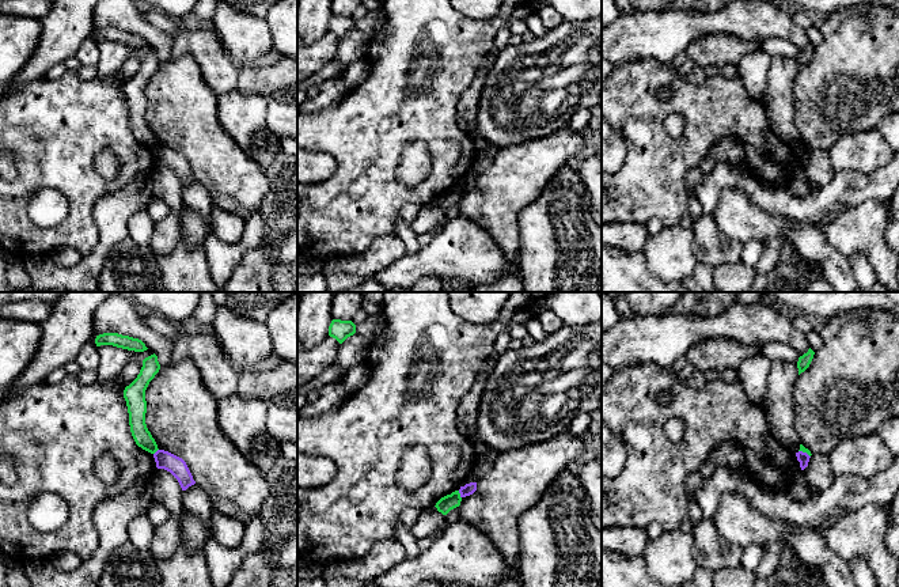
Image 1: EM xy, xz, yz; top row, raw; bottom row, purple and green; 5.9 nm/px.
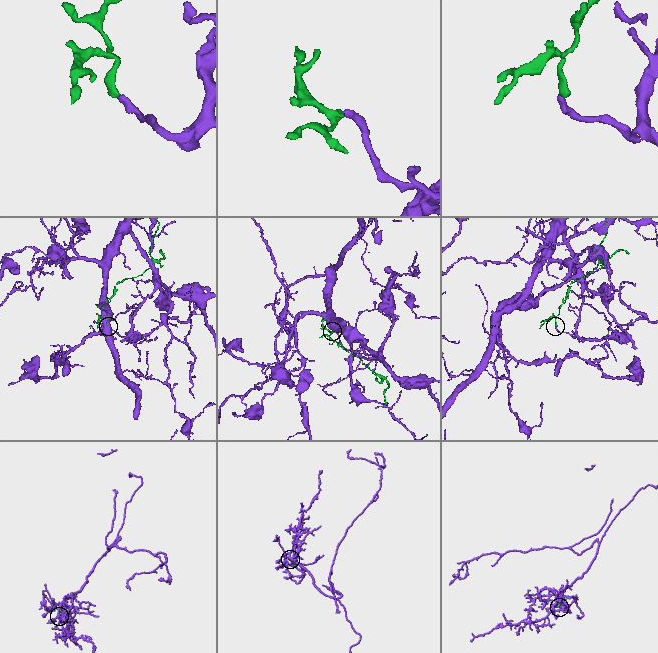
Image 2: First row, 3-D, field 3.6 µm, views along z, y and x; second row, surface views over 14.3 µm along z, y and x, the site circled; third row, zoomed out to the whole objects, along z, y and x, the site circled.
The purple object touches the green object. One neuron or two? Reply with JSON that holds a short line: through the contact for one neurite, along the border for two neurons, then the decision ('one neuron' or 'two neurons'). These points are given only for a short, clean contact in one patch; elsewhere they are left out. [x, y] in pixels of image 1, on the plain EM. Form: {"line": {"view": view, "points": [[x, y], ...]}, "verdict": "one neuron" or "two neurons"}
{"line": {"view": "xz", "points": [[458, 186], [461, 193]]}, "verdict": "two neurons"}

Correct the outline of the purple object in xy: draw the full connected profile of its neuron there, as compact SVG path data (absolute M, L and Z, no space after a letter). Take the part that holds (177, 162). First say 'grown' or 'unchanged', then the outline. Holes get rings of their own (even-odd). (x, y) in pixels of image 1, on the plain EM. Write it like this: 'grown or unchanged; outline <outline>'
unchanged; outline M158 145L153 149L153 154L156 163L170 167L178 175L182 186L186 186L189 182L196 179L186 158L182 154L164 145Z

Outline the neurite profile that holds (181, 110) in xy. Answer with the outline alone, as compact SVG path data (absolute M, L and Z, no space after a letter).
M182 56L162 63L145 86L145 96L145 120L159 145L186 158L193 175L206 188L213 204L243 219L257 212L270 188L266 171L221 126L217 96L205 83L196 60Z

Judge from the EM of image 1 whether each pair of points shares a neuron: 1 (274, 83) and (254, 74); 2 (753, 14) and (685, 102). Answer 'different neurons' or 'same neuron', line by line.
1: same neuron
2: different neurons

